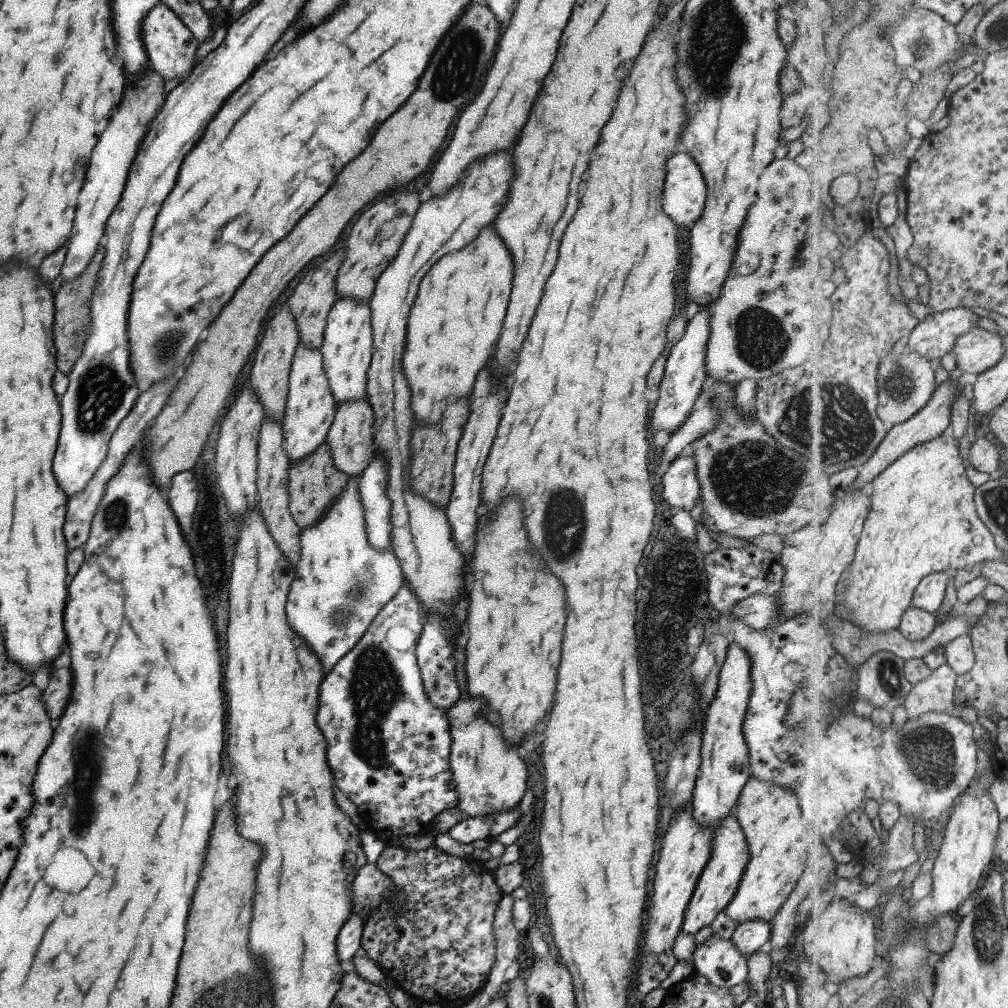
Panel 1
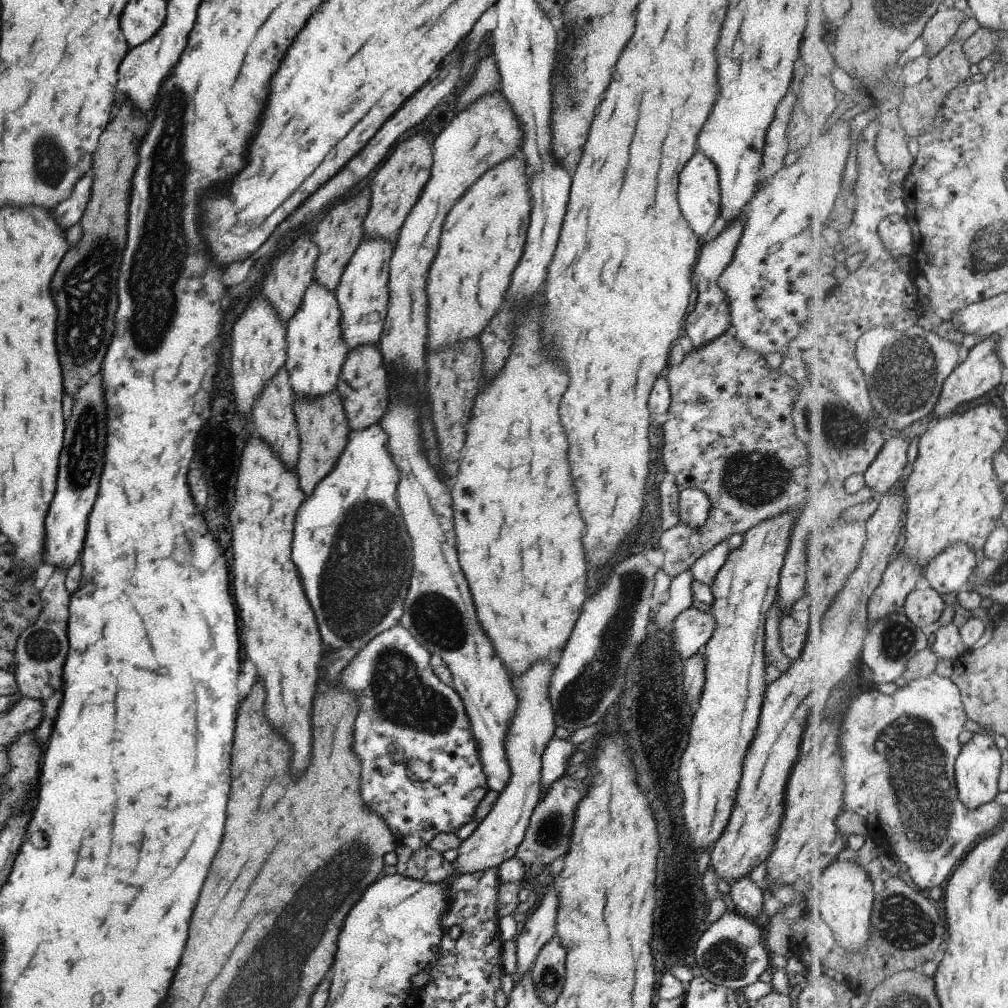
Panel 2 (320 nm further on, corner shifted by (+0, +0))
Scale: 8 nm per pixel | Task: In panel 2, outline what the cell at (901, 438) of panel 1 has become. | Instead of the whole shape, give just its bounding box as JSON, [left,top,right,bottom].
[935,335,1005,420]

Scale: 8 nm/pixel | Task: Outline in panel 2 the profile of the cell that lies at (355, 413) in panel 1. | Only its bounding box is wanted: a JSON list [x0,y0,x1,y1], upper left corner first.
[336,343,388,430]

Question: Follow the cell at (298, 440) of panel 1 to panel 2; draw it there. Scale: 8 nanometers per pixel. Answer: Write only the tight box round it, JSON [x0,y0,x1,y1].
[284,280,348,397]

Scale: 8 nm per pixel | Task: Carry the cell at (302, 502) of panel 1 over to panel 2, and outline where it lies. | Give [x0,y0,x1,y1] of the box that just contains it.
[293,388,349,496]

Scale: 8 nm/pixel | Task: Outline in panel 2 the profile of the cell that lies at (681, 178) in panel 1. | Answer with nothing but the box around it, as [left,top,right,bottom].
[677,152,720,236]

